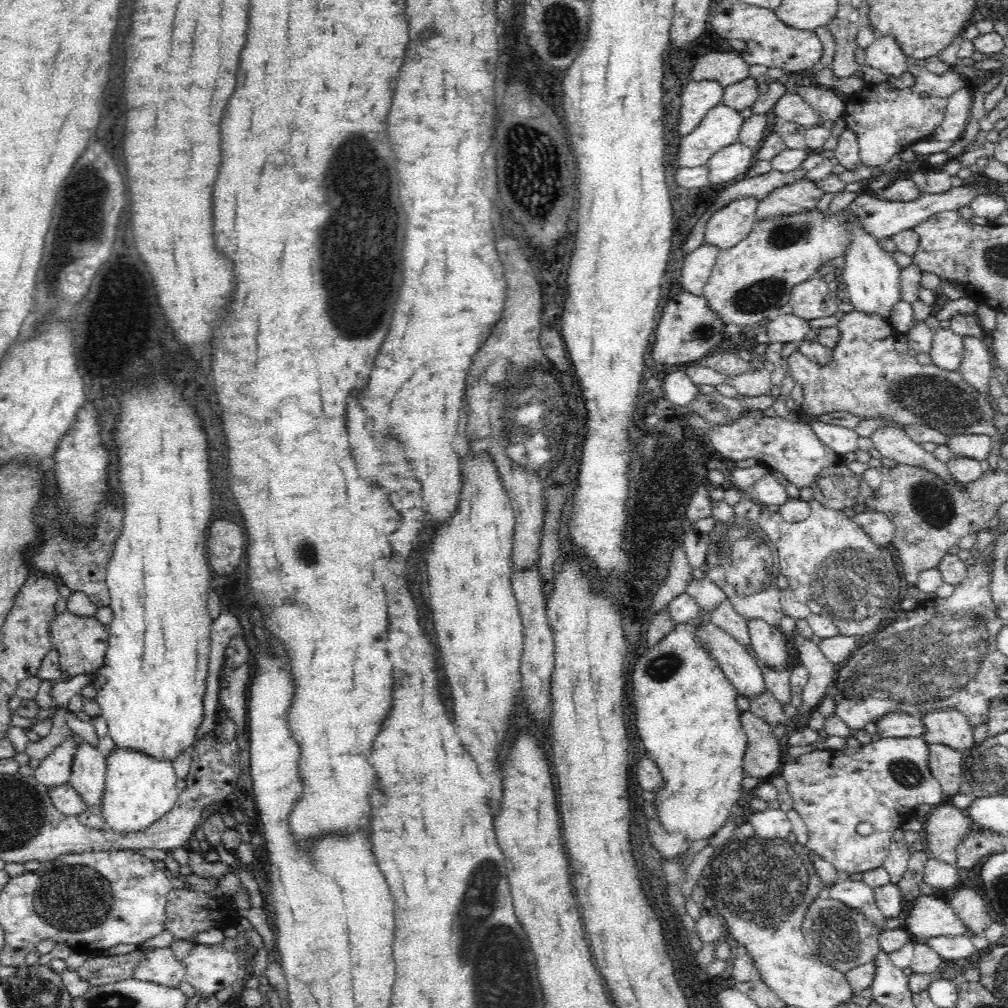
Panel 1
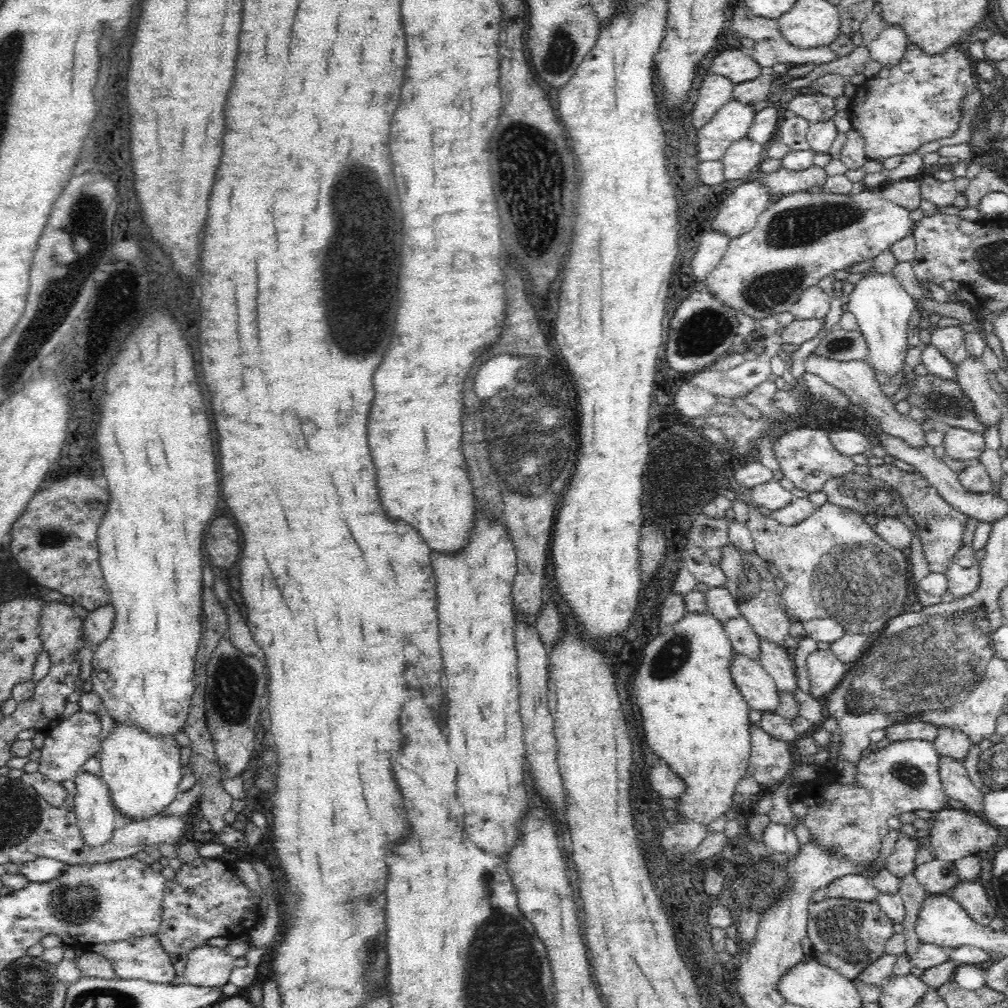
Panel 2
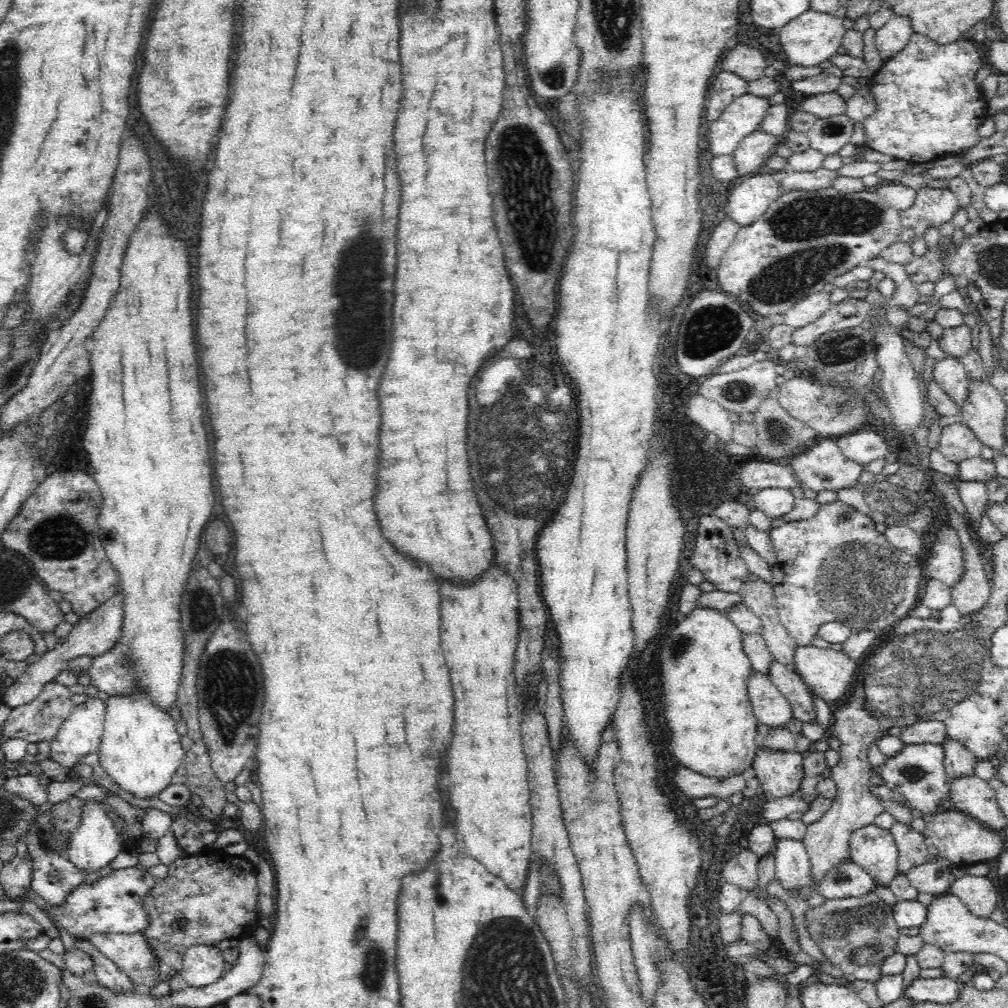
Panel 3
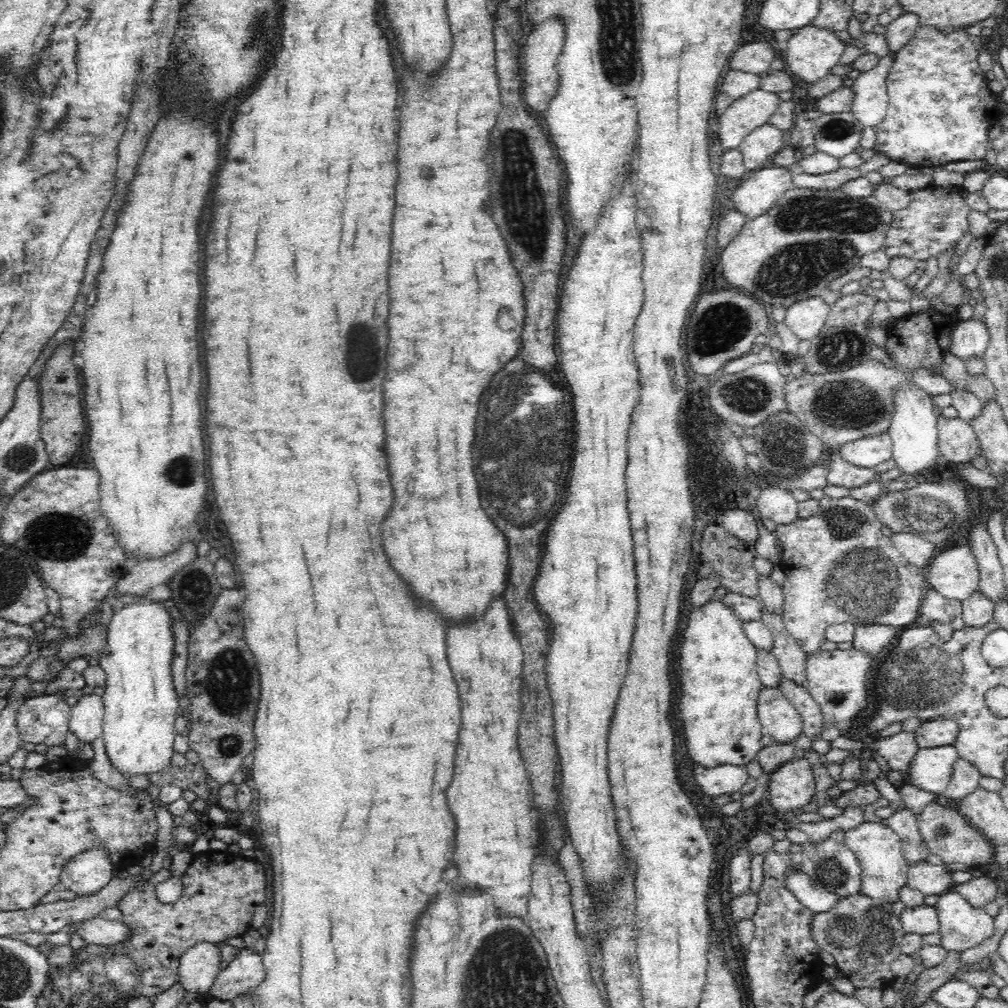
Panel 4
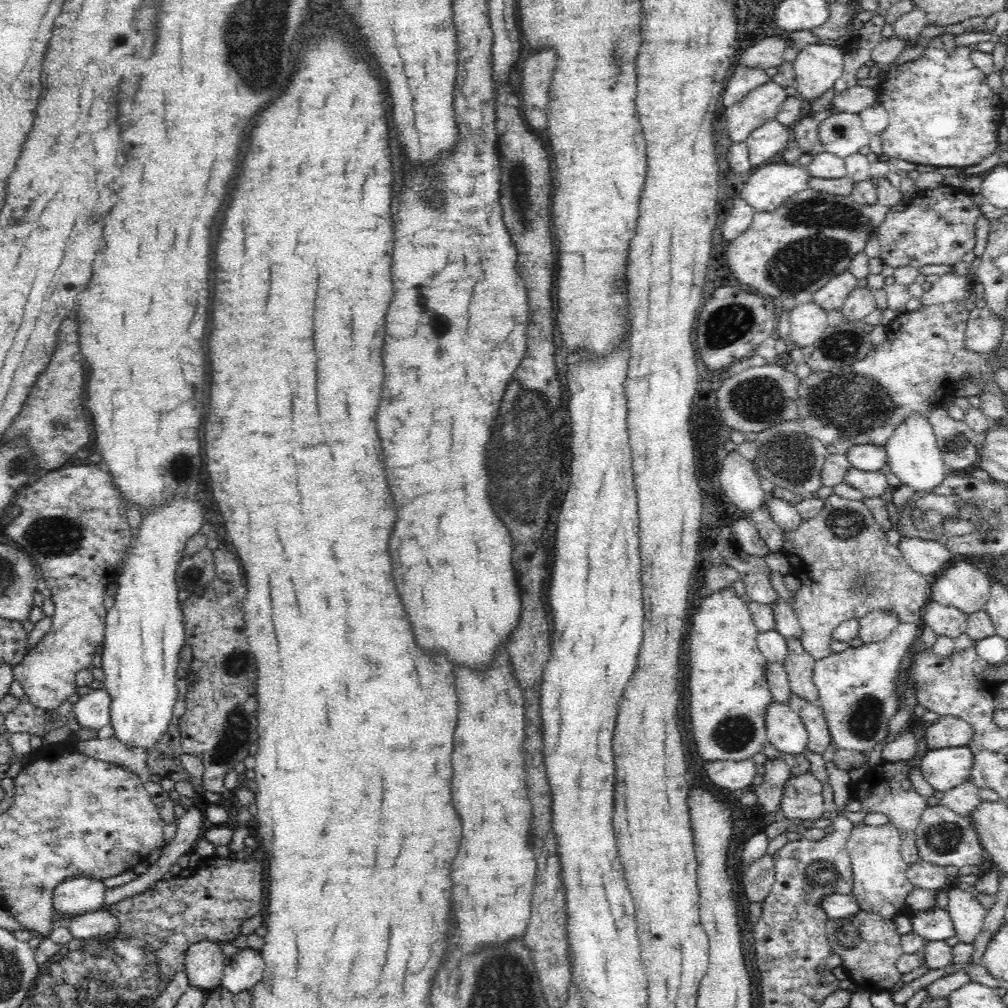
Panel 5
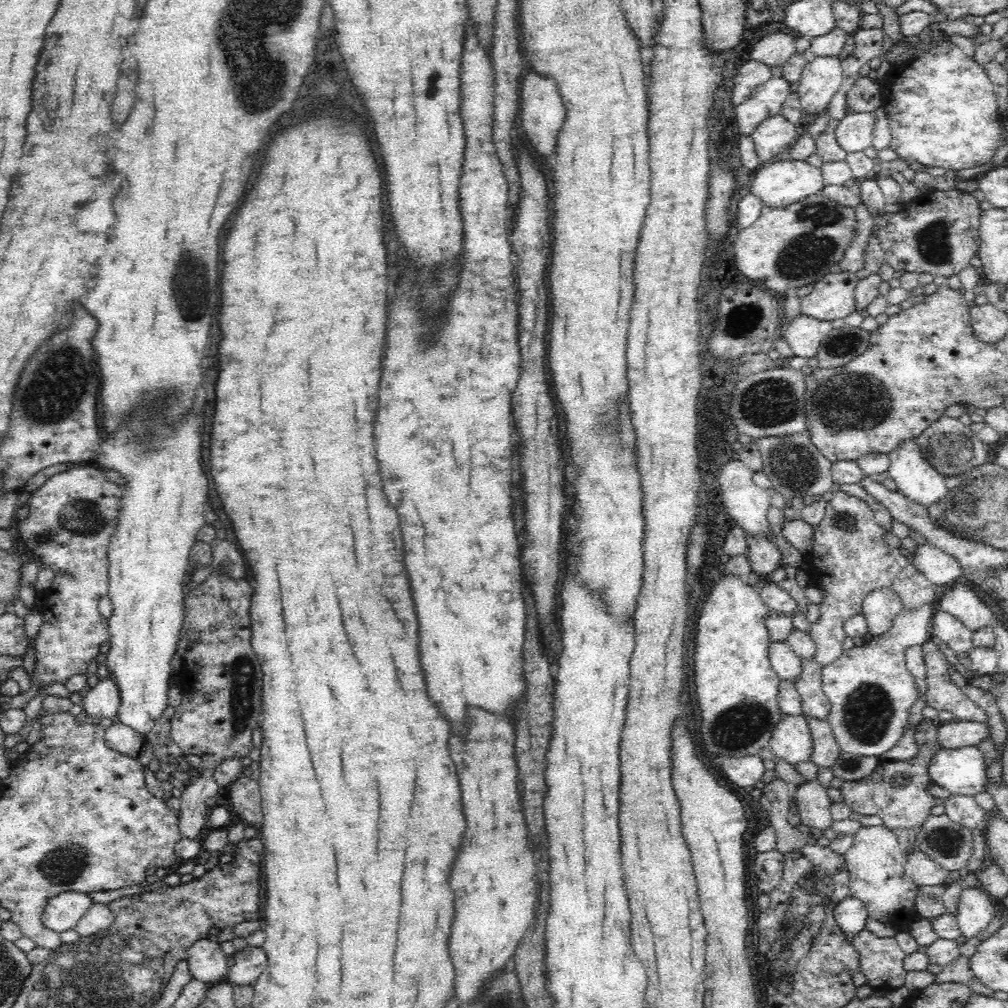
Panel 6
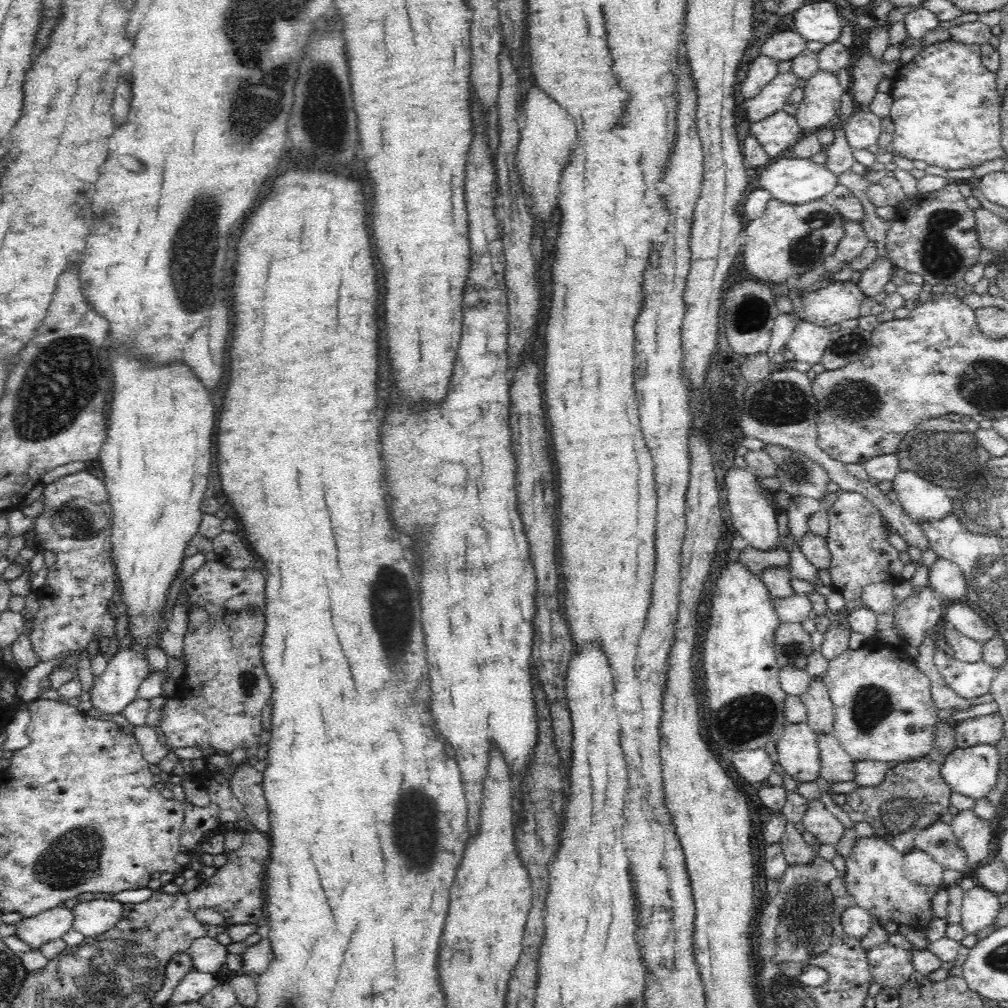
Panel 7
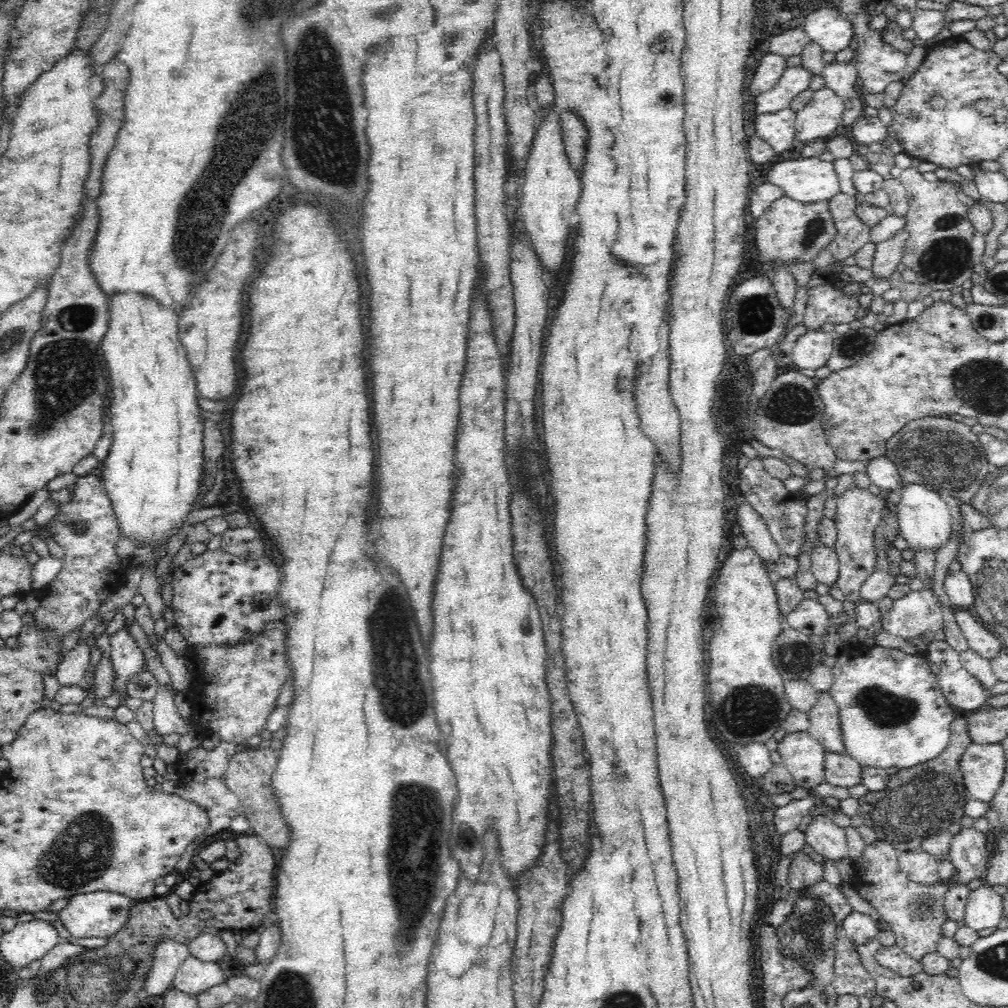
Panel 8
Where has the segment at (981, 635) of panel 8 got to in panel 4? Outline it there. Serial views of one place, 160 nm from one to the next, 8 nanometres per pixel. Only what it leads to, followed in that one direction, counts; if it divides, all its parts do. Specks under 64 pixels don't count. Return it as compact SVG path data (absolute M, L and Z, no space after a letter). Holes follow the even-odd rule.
M952 546L934 557L926 568L927 587L949 601L964 602L979 588L980 571L968 546Z

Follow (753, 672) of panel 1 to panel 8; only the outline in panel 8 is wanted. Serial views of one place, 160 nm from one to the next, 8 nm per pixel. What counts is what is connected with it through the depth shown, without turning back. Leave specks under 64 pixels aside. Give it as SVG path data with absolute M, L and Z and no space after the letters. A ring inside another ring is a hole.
M806 730L802 732L793 732L785 735L777 748L781 756L781 763L788 772L793 776L796 786L809 789L825 782L825 758L827 750L812 738L812 735Z

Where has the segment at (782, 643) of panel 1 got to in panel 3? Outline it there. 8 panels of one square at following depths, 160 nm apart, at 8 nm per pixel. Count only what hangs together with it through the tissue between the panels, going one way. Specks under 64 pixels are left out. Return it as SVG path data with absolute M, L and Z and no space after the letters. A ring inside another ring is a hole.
M772 659L768 677L777 689L788 699L793 710L793 716L802 723L809 723L816 718L816 710L812 700L814 694L805 685L804 680L788 665L782 665Z

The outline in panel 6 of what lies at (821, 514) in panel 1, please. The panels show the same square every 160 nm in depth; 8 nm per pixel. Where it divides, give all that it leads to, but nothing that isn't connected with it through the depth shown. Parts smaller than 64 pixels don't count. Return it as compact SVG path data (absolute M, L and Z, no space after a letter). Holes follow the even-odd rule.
M837 491L833 493L832 499L827 502L827 507L825 510L824 518L820 524L813 526L814 532L814 548L812 548L811 555L804 555L803 561L804 563L808 562L808 577L821 591L824 595L824 600L822 600L822 604L820 604L820 619L817 622L810 623L809 635L812 637L814 644L816 645L815 659L816 662L819 662L822 666L826 666L831 662L834 662L841 654L844 648L842 644L844 642L844 638L846 638L843 624L848 621L850 618L856 616L856 614L863 613L863 601L864 598L868 597L868 593L872 590L876 590L876 588L891 588L896 591L896 594L899 594L900 601L902 601L903 608L906 609L920 609L922 606L926 604L932 603L933 601L937 601L939 597L939 591L933 587L933 585L913 566L913 562L910 562L909 558L901 554L898 549L890 548L886 542L884 542L884 534L885 529L878 525L878 522L874 519L874 514L872 510L864 500L860 498L854 497L852 495L848 495L844 491Z

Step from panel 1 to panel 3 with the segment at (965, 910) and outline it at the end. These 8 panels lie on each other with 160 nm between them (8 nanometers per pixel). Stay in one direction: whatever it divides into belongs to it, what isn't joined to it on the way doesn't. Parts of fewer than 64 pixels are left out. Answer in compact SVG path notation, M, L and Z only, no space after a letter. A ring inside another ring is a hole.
M966 874L956 878L949 892L957 896L974 915L988 918L996 910L998 893L986 876Z

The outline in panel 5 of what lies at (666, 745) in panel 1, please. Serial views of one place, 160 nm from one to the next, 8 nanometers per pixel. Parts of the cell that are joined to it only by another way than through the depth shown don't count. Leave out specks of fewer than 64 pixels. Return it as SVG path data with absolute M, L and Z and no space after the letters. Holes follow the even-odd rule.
M724 587L714 594L704 597L702 604L690 615L692 620L689 632L690 672L690 724L694 744L700 758L714 760L746 760L762 752L767 741L765 725L768 706L773 699L767 680L767 660L757 645L759 627L752 621L751 604L734 593L732 587Z

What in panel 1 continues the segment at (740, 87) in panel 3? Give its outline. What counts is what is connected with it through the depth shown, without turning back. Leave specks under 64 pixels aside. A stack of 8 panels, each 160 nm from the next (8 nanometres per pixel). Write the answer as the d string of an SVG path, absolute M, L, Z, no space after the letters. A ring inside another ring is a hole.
M690 80L686 84L686 88L682 90L682 108L680 108L680 120L678 120L678 128L676 133L678 136L684 137L691 134L702 120L704 116L708 114L710 109L714 109L718 104L722 103L724 96L724 87L720 87L720 84L715 81L694 81Z

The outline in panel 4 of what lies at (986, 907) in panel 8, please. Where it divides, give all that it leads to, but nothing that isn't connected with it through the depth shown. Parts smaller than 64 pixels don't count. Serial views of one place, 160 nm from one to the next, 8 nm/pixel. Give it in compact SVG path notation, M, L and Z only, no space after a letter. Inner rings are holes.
M950 890L939 895L934 907L940 921L940 946L946 950L961 952L994 934L994 917L972 906L959 892Z

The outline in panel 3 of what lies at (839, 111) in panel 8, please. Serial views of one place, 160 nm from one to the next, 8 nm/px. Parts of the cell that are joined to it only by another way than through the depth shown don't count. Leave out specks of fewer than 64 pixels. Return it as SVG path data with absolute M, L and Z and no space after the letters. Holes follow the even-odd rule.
M810 8L806 13L802 13L799 17L796 17L794 21L790 21L787 25L777 29L776 33L778 34L778 38L780 38L780 44L790 65L816 67L820 63L835 57L838 54L836 50L842 45L846 32L842 21L843 19L840 19L840 17L834 17L828 13L812 12Z

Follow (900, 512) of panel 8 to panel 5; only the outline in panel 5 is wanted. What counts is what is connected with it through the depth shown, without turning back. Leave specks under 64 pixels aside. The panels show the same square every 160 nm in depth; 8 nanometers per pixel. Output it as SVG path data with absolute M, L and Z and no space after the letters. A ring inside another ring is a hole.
M912 416L903 424L897 425L885 447L891 472L900 479L902 484L910 486L914 492L931 492L944 477L948 476L949 470L941 460L932 425L924 416Z

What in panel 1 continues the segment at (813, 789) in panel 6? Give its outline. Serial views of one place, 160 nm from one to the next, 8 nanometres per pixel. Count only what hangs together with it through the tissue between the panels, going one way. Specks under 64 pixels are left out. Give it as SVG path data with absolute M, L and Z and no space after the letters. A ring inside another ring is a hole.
M752 711L743 712L741 722L747 734L747 749L743 758L746 776L768 778L782 766L782 750L778 738L772 734L772 726Z

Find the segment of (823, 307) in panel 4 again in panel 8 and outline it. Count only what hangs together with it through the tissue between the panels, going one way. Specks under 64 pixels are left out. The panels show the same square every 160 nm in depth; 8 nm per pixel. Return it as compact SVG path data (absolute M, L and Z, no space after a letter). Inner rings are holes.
M808 329L799 336L789 354L797 368L816 370L827 364L833 352L835 334L822 329Z

